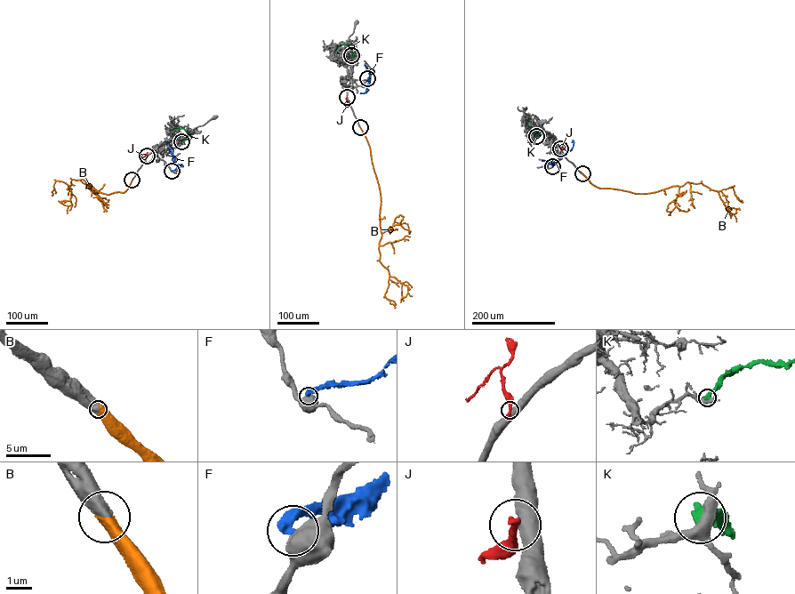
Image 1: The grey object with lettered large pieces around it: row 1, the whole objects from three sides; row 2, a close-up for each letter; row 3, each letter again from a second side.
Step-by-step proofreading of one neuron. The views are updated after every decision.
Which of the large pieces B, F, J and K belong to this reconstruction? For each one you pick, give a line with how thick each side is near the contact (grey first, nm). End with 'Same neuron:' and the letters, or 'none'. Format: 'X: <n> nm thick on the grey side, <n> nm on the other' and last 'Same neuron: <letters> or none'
B: 650 nm thick on the grey side, 650 nm on the other
Same neuron: B

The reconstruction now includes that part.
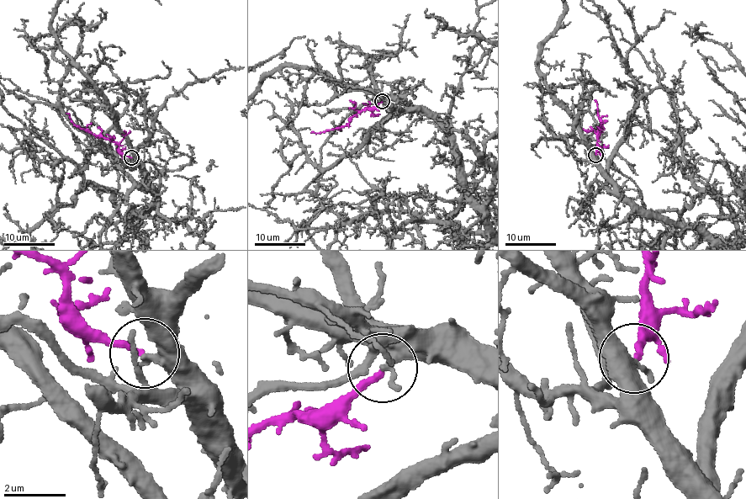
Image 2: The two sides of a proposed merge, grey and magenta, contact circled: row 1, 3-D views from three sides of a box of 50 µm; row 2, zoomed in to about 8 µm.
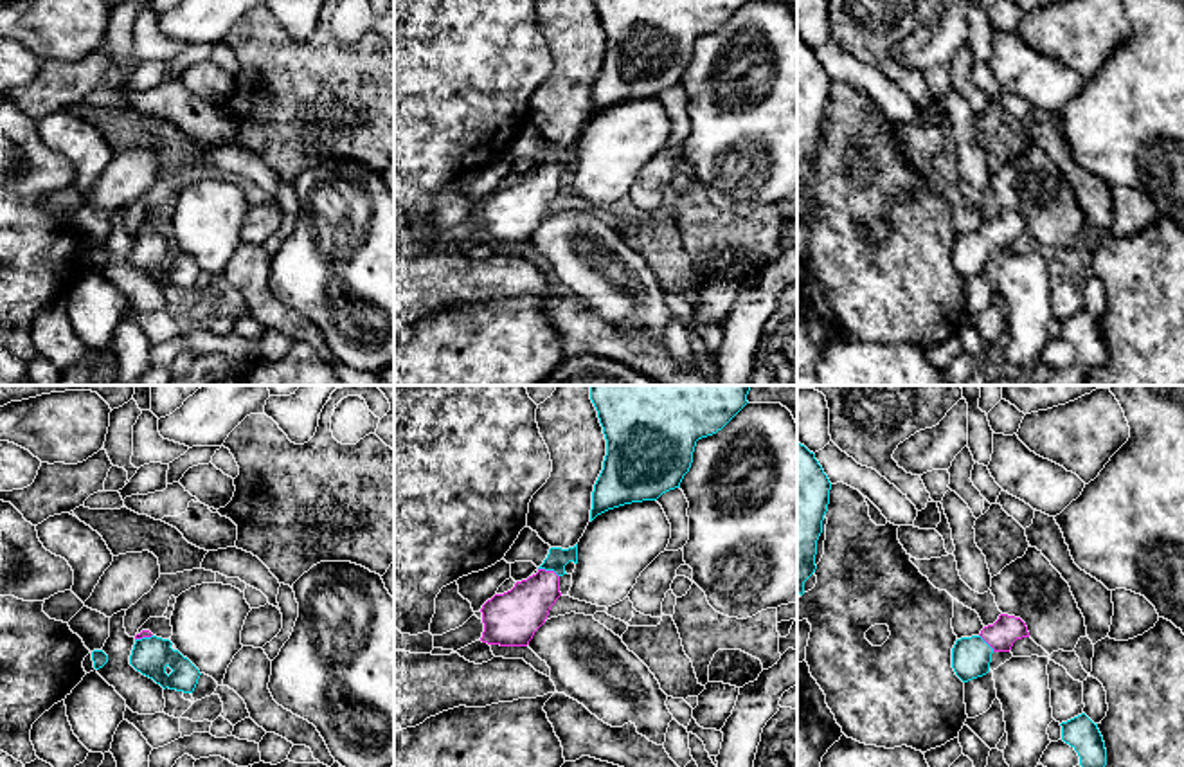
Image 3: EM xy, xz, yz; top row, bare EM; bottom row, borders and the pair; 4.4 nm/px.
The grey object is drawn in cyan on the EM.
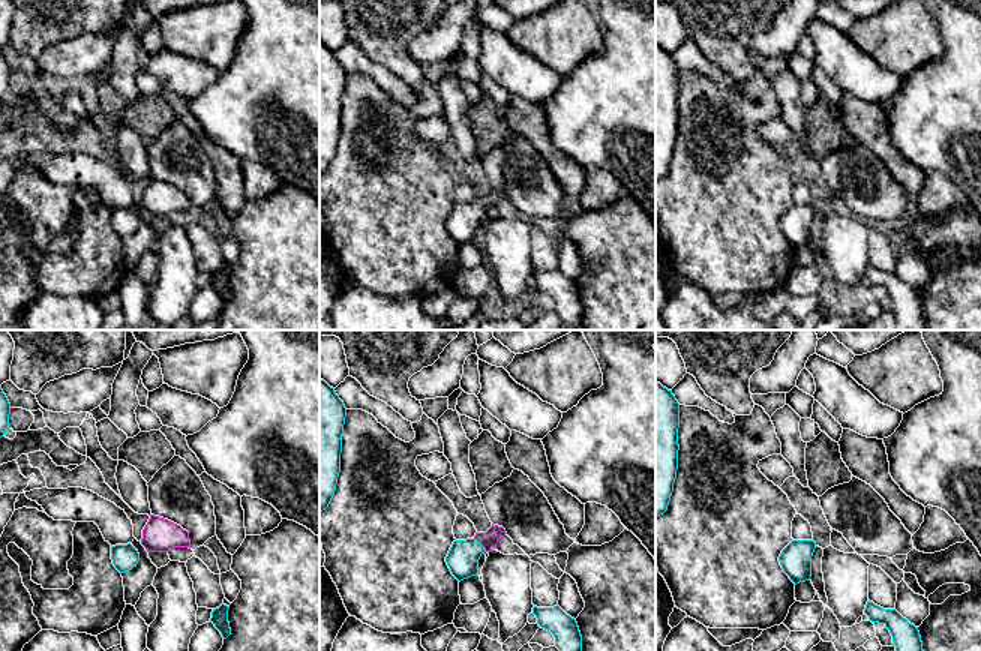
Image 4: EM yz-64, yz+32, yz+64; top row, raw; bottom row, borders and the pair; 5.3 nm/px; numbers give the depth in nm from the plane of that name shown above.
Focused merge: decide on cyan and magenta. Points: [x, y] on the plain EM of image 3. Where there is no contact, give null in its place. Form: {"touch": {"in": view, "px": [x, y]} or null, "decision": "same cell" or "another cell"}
{"touch": {"in": "xz", "px": [549, 166]}, "decision": "same cell"}

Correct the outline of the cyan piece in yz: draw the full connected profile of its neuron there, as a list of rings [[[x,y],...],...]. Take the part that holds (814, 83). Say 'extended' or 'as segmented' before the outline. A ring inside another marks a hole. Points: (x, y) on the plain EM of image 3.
as segmented | [[[797,38],[797,191],[804,191],[804,178],[815,169],[817,137],[830,101],[831,79],[822,63],[804,41]]]

